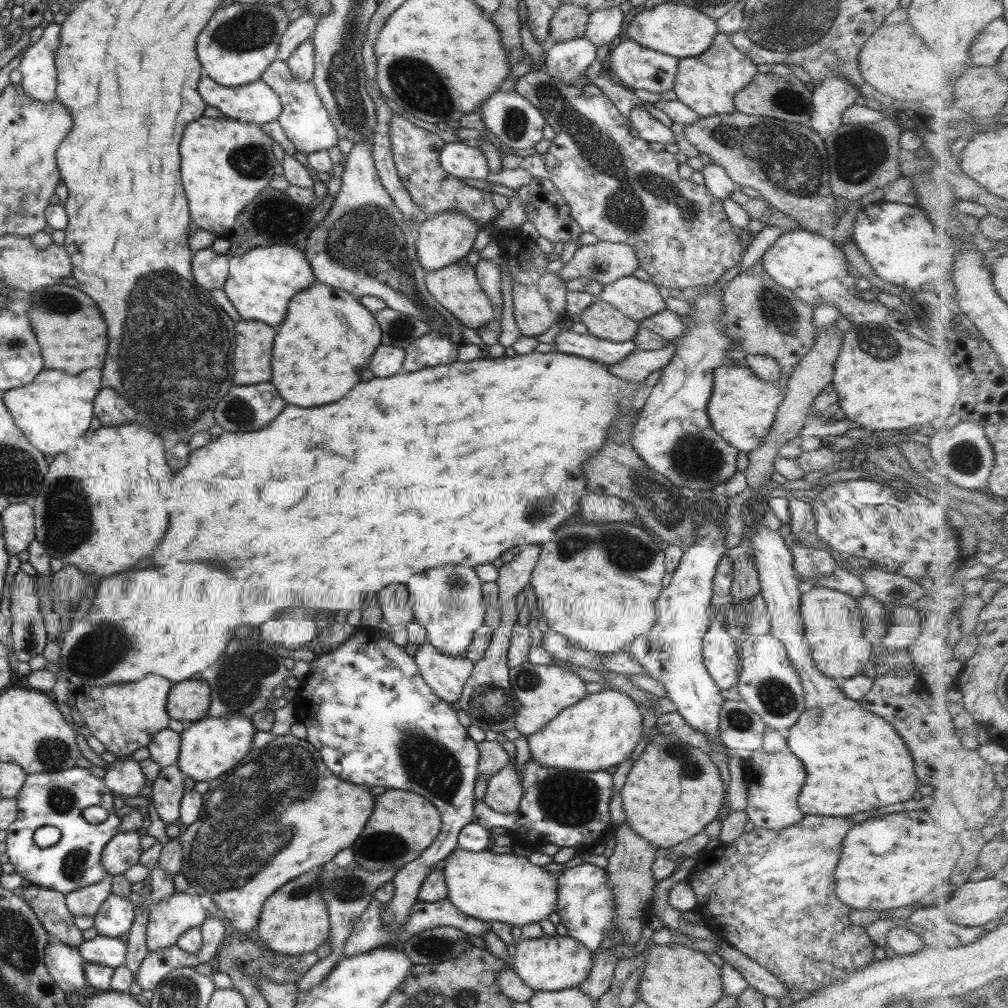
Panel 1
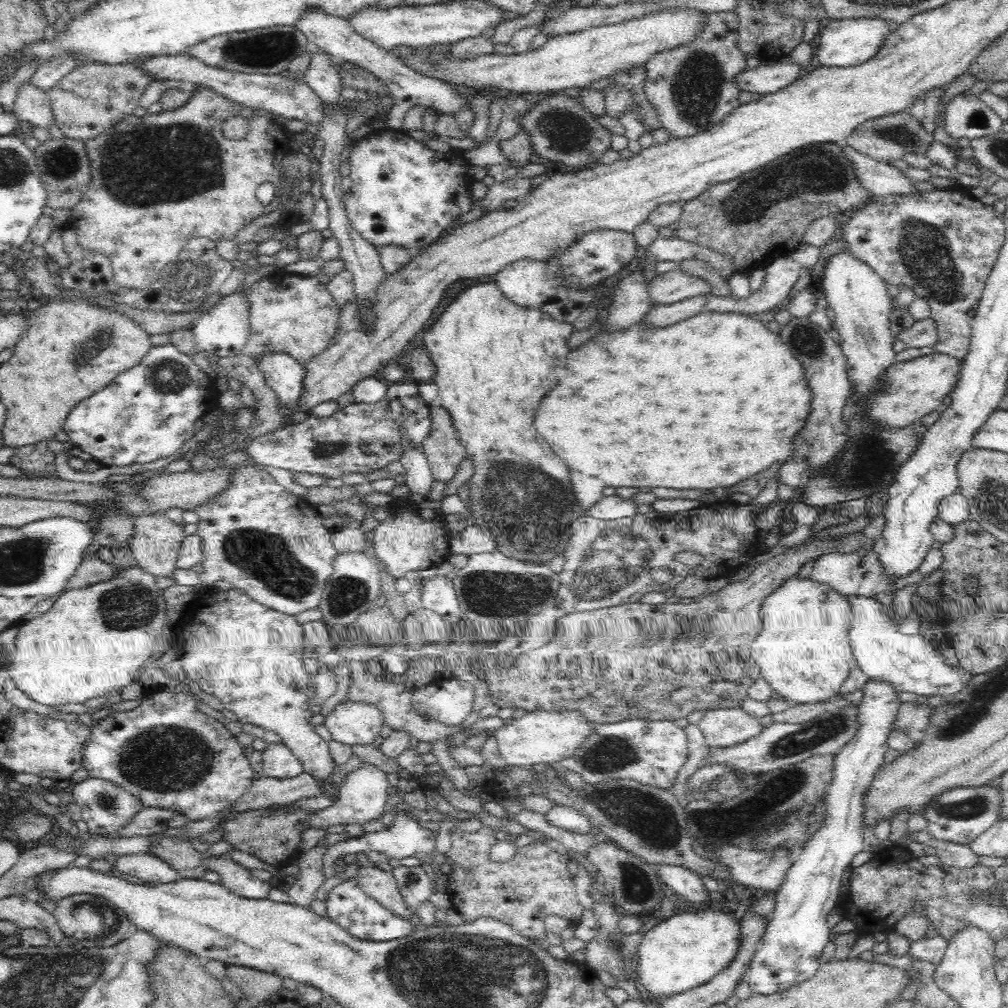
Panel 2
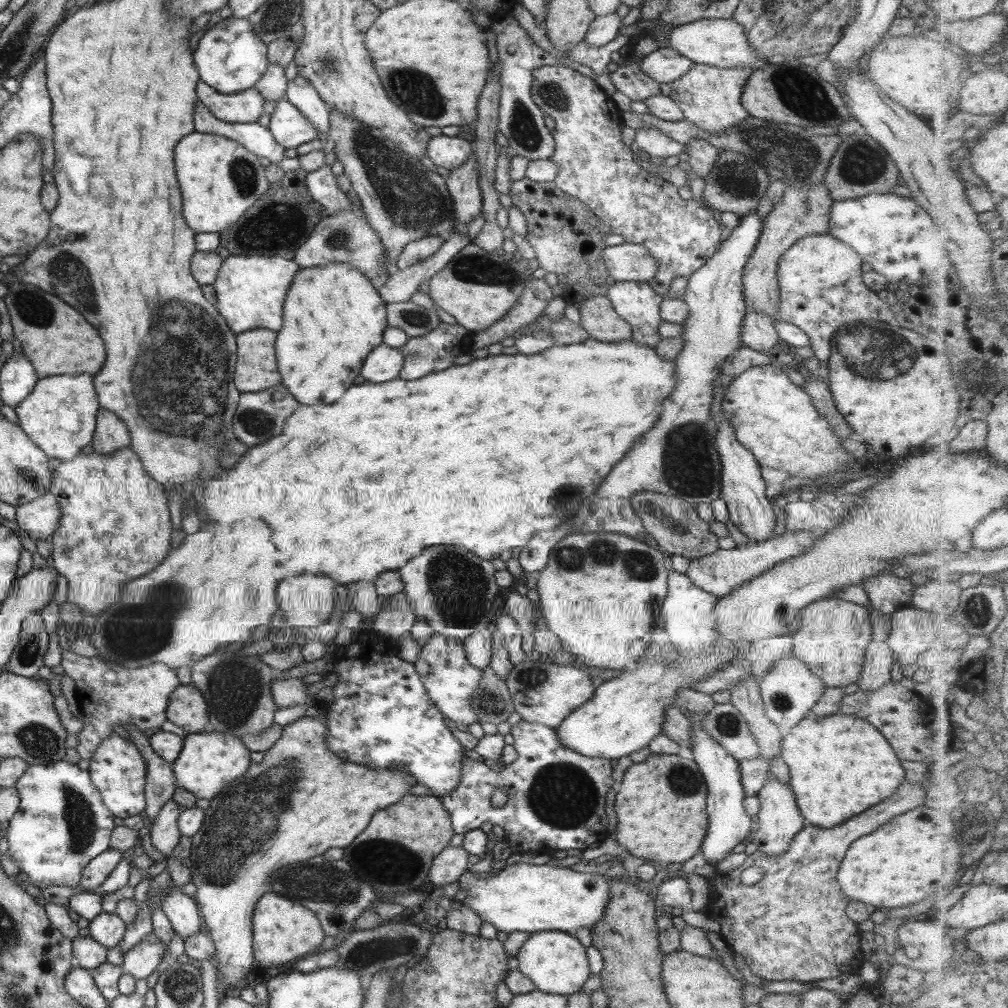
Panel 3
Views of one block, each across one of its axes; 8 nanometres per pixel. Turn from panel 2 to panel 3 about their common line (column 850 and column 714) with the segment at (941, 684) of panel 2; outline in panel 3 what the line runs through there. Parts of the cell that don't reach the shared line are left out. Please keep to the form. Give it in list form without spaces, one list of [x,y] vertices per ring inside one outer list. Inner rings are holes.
[[[673,570],[668,571],[667,592],[662,600],[661,617],[664,621],[664,630],[669,637],[667,641],[683,655],[697,657],[713,645],[719,637],[715,632],[712,610],[717,597],[703,592],[687,578],[686,574],[679,574]]]

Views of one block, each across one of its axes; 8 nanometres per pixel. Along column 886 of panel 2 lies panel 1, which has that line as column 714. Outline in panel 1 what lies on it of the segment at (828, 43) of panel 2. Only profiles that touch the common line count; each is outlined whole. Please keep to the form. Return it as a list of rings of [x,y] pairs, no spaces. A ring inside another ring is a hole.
[[[671,3],[658,4],[652,9],[639,11],[629,22],[625,36],[643,48],[654,50],[676,59],[697,56],[705,52],[717,32],[714,20],[685,5]]]

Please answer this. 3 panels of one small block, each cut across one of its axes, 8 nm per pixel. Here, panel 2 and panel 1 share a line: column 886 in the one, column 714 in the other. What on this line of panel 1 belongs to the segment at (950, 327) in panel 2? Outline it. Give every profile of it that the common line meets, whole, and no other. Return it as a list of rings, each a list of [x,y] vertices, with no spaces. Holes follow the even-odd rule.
[[[542,69],[537,71],[530,70],[524,75],[515,80],[514,91],[523,96],[524,99],[530,100],[531,104],[539,109],[541,116],[547,126],[551,126],[555,137],[550,141],[549,148],[541,155],[532,155],[527,157],[519,157],[512,154],[510,151],[506,151],[503,157],[500,159],[500,163],[504,168],[521,168],[523,171],[527,171],[531,177],[543,178],[553,183],[553,186],[559,191],[561,197],[565,200],[567,207],[569,208],[569,215],[580,226],[582,232],[589,232],[593,234],[598,241],[607,241],[611,243],[626,244],[631,247],[635,252],[636,262],[638,267],[643,269],[649,280],[656,287],[661,288],[663,292],[670,288],[677,288],[682,290],[689,287],[711,287],[718,282],[721,275],[725,274],[729,268],[736,266],[742,257],[745,244],[733,233],[732,224],[727,221],[725,214],[723,213],[722,201],[715,198],[712,194],[704,188],[704,186],[697,186],[690,180],[682,180],[677,176],[676,172],[676,160],[673,154],[669,152],[653,152],[647,146],[645,140],[637,136],[633,136],[629,132],[632,128],[630,120],[625,118],[619,113],[619,110],[607,99],[603,93],[597,95],[583,95],[580,86],[574,86],[571,84],[565,84],[555,80],[553,76],[549,76]]]

